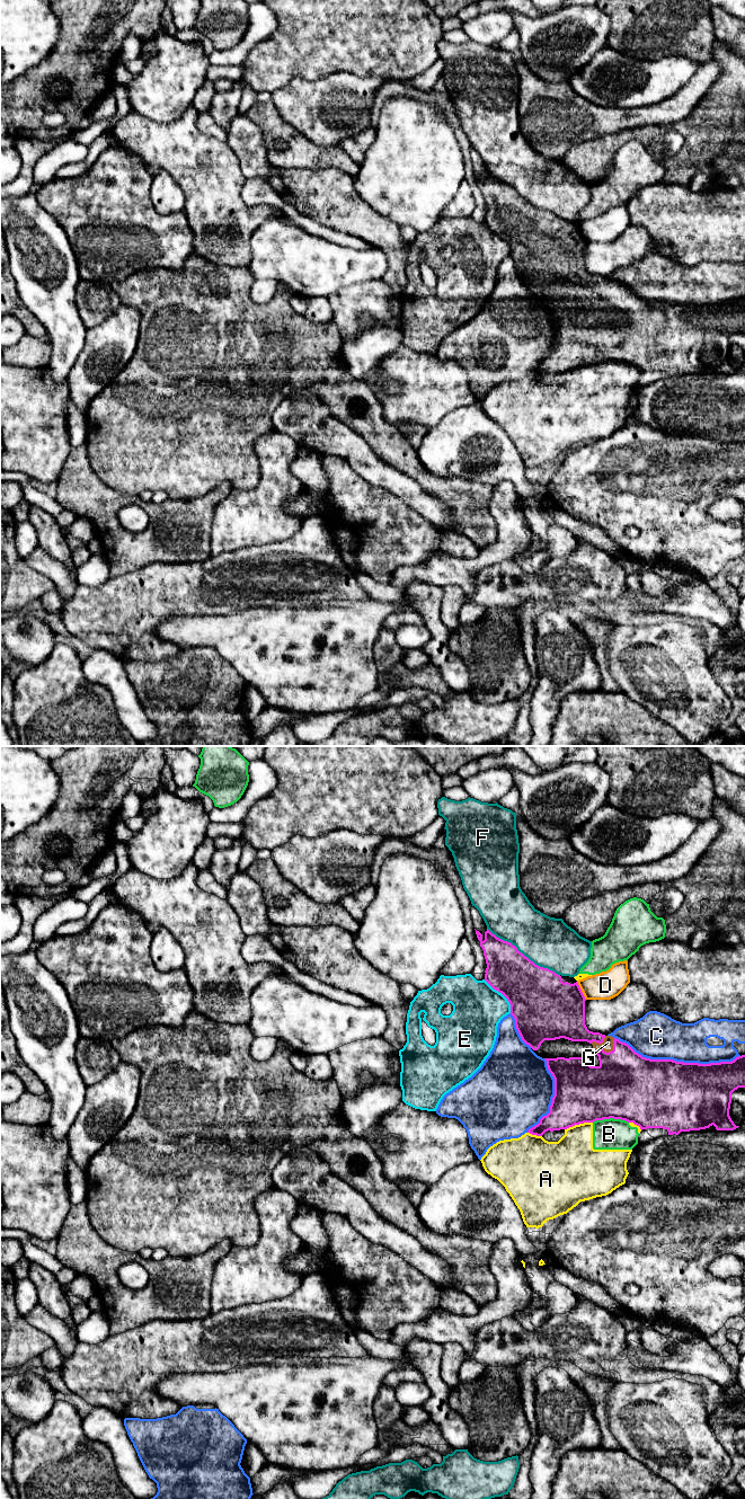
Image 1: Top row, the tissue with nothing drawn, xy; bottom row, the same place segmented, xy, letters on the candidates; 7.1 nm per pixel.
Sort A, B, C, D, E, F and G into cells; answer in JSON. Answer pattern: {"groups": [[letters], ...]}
{"groups": [["A", "B"], ["C"], ["D"], ["E"], ["F"], ["G"]]}

